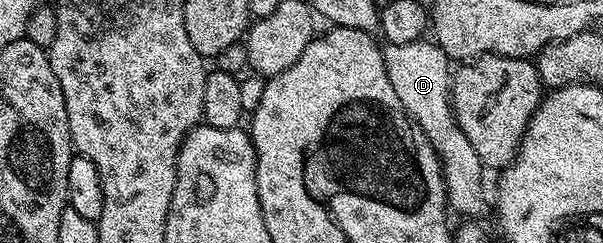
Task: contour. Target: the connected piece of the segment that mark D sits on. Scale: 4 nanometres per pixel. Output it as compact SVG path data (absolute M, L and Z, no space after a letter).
M428 39L414 43L385 44L383 50L387 75L397 92L399 102L435 149L440 169L443 171L449 208L454 213L456 211L462 214L462 217L479 218L478 215L482 214L486 207L482 185L486 169L452 114L452 65L449 57L437 43Z

